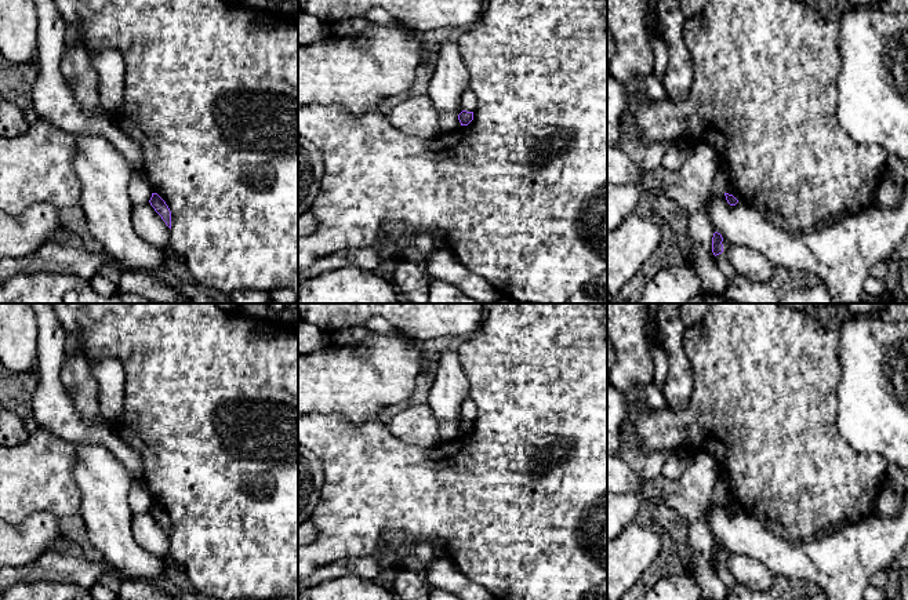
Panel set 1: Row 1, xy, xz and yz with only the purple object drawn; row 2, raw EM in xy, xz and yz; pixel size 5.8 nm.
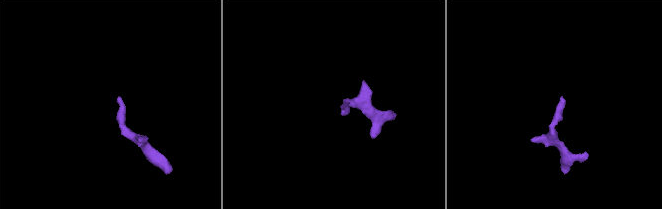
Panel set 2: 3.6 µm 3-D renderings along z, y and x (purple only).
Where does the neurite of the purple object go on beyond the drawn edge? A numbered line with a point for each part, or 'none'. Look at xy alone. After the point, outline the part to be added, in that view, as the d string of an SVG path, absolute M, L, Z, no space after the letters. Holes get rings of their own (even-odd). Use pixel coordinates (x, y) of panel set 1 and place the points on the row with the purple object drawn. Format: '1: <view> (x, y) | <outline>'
none

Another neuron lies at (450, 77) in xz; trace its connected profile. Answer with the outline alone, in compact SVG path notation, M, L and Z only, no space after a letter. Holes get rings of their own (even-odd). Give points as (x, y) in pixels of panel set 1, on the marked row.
M447 40L433 50L433 74L428 95L437 112L460 114L461 95L469 87L469 72L460 55L458 40Z

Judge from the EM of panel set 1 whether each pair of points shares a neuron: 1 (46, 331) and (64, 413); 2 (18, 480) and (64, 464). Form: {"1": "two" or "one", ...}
{"1": "one", "2": "one"}

